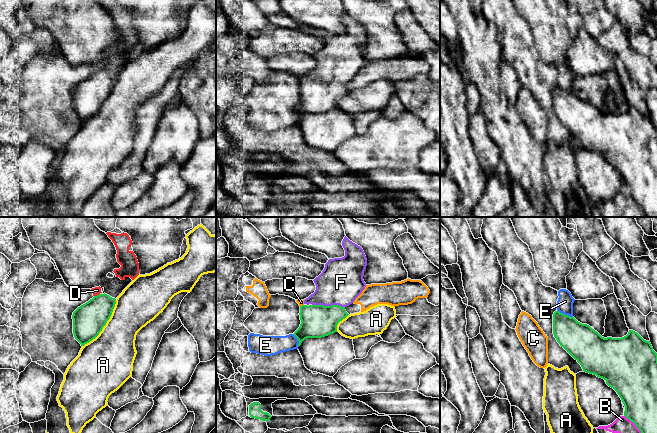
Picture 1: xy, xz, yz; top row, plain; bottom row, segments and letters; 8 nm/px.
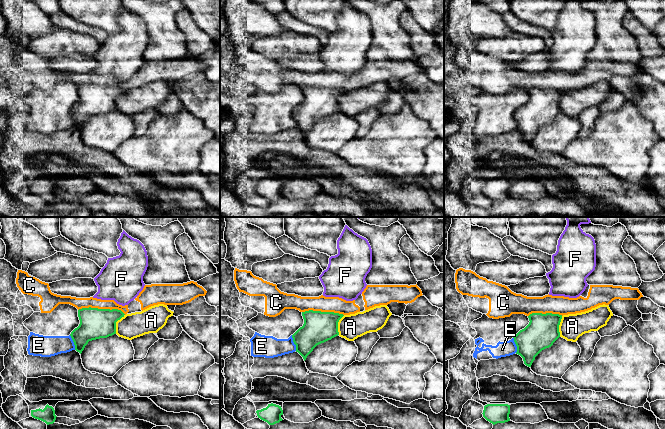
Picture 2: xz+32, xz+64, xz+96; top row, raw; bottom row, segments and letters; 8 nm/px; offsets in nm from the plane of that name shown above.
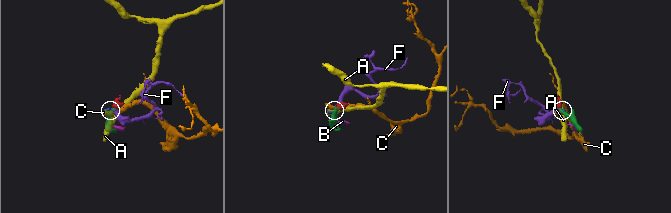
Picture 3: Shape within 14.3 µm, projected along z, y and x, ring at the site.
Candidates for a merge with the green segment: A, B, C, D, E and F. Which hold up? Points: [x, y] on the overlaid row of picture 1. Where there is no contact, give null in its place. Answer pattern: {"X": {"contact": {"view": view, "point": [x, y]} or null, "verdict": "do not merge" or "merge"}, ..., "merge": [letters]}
{"A": {"contact": {"view": "xy", "point": [105, 324]}, "verdict": "do not merge"}, "B": {"contact": {"view": "yz", "point": [633, 422]}, "verdict": "do not merge"}, "C": {"contact": {"view": "xz", "point": [302, 305]}, "verdict": "do not merge"}, "D": {"contact": {"view": "xy", "point": [97, 295]}, "verdict": "do not merge"}, "E": {"contact": {"view": "yz", "point": [564, 314]}, "verdict": "do not merge"}, "F": {"contact": {"view": "xz", "point": [328, 306]}, "verdict": "merge"}, "merge": ["F"]}

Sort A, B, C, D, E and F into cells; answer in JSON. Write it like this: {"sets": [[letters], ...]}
{"sets": [["A"], ["B"], ["C"], ["D", "E"], ["F"]]}

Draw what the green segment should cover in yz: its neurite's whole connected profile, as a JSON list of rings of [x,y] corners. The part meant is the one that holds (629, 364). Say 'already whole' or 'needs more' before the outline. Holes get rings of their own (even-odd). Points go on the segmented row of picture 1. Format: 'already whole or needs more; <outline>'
already whole; [[[558,310],[553,314],[553,334],[560,346],[581,365],[584,372],[604,379],[606,384],[617,392],[625,406],[624,416],[632,421],[641,433],[657,433],[657,353],[650,341],[644,340],[633,330],[629,330],[622,338],[604,338],[589,325],[582,324]]]

